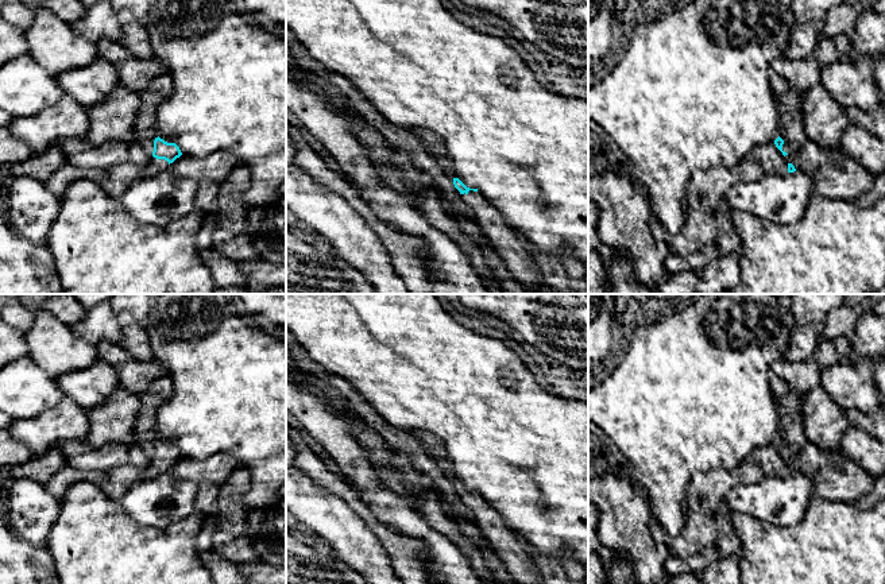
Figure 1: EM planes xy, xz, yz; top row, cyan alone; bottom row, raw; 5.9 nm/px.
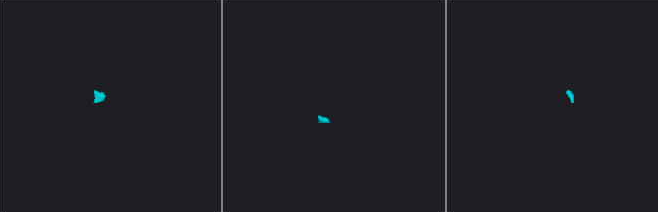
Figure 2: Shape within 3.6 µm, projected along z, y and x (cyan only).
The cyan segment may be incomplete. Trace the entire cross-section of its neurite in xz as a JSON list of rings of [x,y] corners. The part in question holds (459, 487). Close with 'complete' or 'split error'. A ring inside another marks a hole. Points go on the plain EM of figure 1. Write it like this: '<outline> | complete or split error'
[[[453,480],[453,487],[461,496],[464,510],[513,576],[513,581],[517,584],[545,581],[538,566],[526,553],[523,544],[513,535],[509,522],[501,513],[483,495],[467,490],[459,480]]] | split error

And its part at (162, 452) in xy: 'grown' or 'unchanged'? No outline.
grown

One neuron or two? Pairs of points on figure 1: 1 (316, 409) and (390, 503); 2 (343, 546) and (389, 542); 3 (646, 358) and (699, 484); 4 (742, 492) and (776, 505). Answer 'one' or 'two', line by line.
1: one
2: two
3: two
4: one

